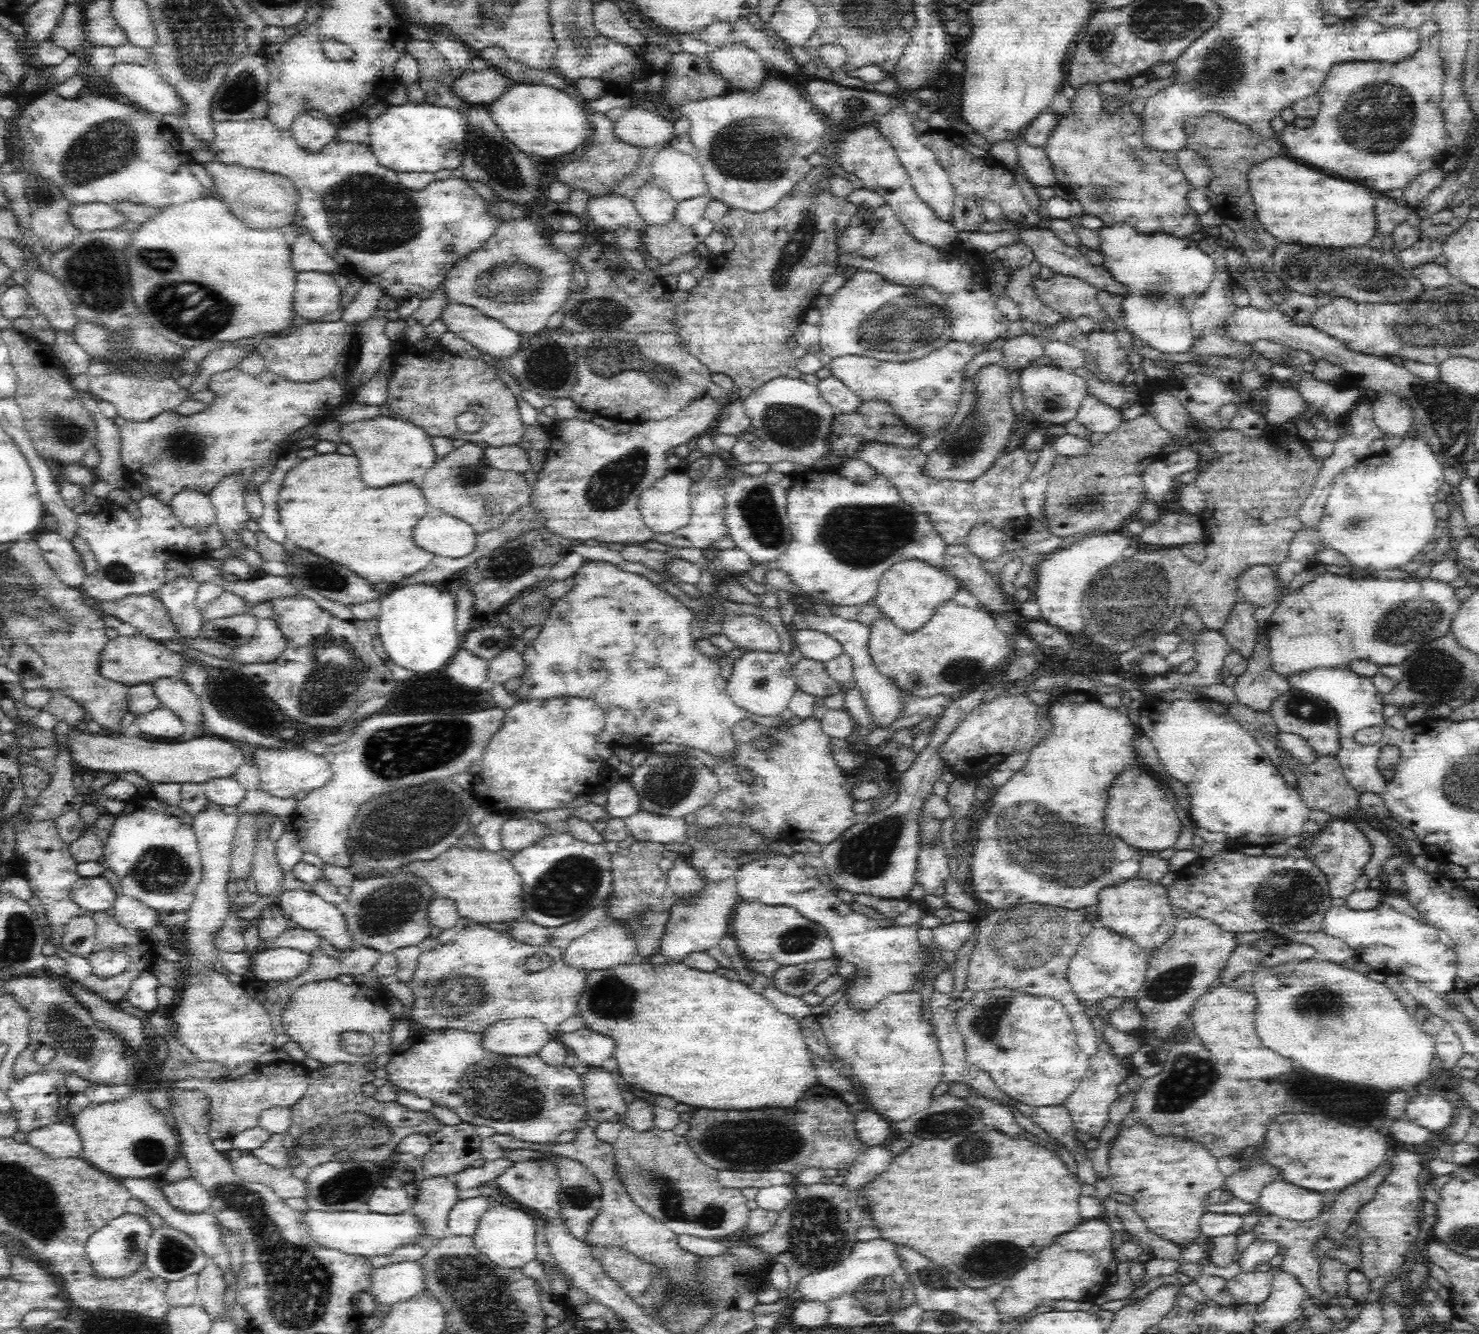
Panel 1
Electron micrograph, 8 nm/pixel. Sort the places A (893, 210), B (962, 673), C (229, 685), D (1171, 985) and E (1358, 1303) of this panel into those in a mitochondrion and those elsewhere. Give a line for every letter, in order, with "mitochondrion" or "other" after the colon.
A: other
B: mitochondrion
C: other
D: mitochondrion
E: other

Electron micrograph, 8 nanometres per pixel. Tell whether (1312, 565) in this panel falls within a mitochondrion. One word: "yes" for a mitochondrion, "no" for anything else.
no

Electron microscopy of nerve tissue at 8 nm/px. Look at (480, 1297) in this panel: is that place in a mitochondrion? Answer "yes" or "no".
yes

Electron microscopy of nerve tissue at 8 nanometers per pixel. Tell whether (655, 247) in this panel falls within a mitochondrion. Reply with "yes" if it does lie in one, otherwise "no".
no

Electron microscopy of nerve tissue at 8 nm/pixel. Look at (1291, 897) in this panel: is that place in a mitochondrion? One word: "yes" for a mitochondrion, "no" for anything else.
yes

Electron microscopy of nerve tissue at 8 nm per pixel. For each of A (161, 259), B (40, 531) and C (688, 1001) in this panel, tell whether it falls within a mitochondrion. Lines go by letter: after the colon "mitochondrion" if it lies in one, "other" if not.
A: mitochondrion
B: other
C: other

